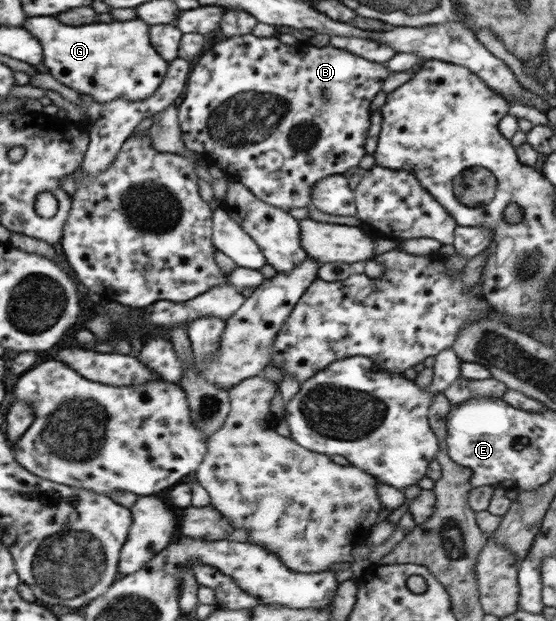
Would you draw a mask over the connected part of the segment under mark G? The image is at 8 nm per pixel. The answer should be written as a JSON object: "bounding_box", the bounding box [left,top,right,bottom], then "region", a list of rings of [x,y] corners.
{"bounding_box":[22,16,170,104],"region":[[[28,16],[27,19],[22,23],[22,27],[29,30],[31,35],[38,37],[39,43],[42,45],[43,50],[43,65],[49,70],[50,75],[62,85],[69,87],[71,90],[75,90],[79,94],[86,94],[91,96],[93,100],[100,104],[105,104],[109,101],[115,101],[115,99],[125,99],[131,103],[139,103],[145,102],[149,98],[152,98],[154,94],[156,94],[157,89],[160,88],[161,83],[164,82],[164,79],[168,76],[168,71],[170,70],[170,62],[166,60],[164,56],[160,55],[160,52],[156,50],[152,46],[151,40],[151,27],[145,23],[142,19],[137,17],[133,18],[132,20],[126,21],[113,21],[113,22],[97,22],[97,23],[89,23],[89,24],[81,24],[79,27],[73,27],[73,24],[64,24],[61,23],[55,16],[37,16],[31,17]]]}

